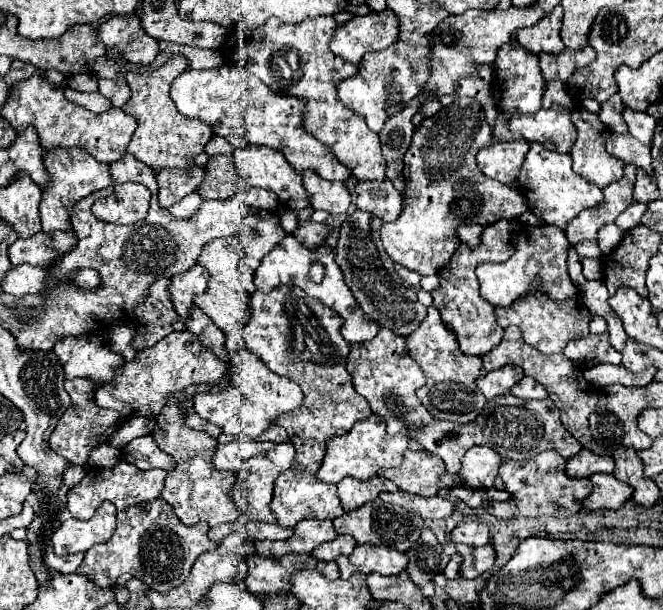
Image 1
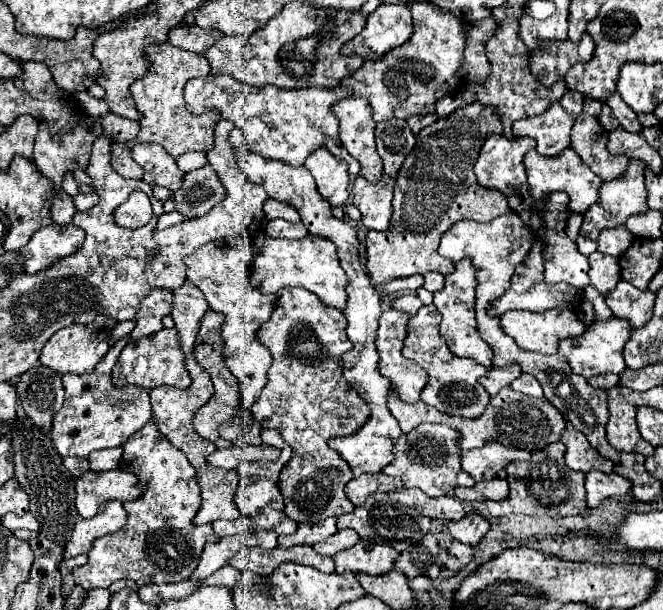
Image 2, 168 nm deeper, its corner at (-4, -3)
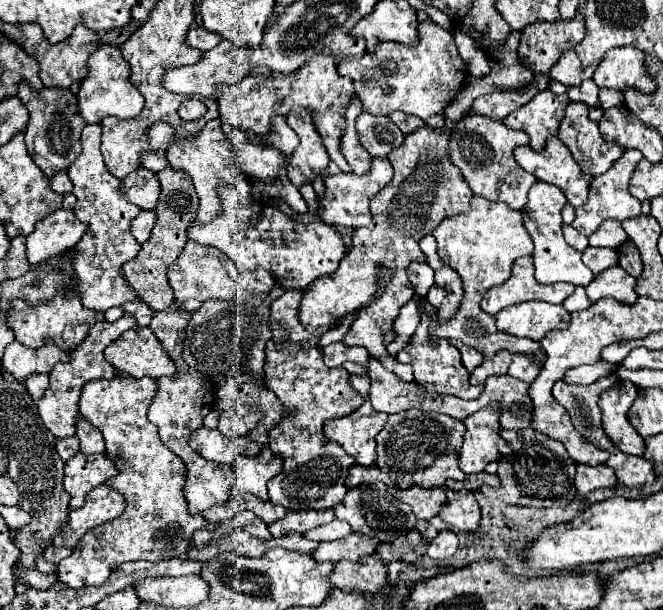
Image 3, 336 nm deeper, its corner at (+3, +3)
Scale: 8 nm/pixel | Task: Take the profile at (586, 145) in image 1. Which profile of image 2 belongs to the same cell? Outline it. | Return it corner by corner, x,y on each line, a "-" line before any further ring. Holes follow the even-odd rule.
581,114
571,130
571,148
581,156
581,160
601,178
615,180
623,176
629,158
613,156
607,152
607,130
597,122
595,116

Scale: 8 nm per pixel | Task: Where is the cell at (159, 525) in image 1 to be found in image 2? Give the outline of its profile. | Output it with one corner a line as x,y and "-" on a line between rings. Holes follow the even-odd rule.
155,422
135,432
135,436
131,436
121,448
123,456
119,468
137,476
145,490
133,502
123,502
129,514
127,524
119,532
93,542
91,552
87,554
87,564
73,570
75,586
81,586
83,590
107,588
123,578
131,578
139,586
183,582
197,568
203,544
207,540
219,540
209,524
195,526
191,522
201,506
197,472
183,452
175,450
175,446
159,434

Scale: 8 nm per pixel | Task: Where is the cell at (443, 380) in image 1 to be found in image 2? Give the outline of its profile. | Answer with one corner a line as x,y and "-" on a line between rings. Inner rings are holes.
431,304
431,306
421,306
417,316
413,316
407,326
403,356
411,358
415,364
427,370
427,376
429,376
427,386
421,392
421,398
427,404
435,406
437,410
447,412
451,416
465,416
465,418
481,416
491,396
483,390
483,386
479,384
479,378
487,376
489,370
483,368
481,364
475,364
475,360
471,358
459,358
451,354
451,350
447,348
447,344
443,344
443,338
439,336
439,324
441,324
439,310

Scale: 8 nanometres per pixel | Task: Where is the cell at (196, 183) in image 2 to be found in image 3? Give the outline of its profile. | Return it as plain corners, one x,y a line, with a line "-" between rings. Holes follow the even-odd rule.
166,168
166,170
158,172
158,178
160,178
162,192
160,192
160,200
156,206
156,216
158,216
156,224
150,232
150,238
142,244
142,250
138,252
138,256
124,262
122,274
138,290
142,302
152,306
154,310
164,310
174,300
174,292
172,292
172,286
168,284
166,270
178,258
178,254
186,242
186,228
190,226
190,222
194,220
196,210
198,210
198,194
194,190
192,178
186,172

